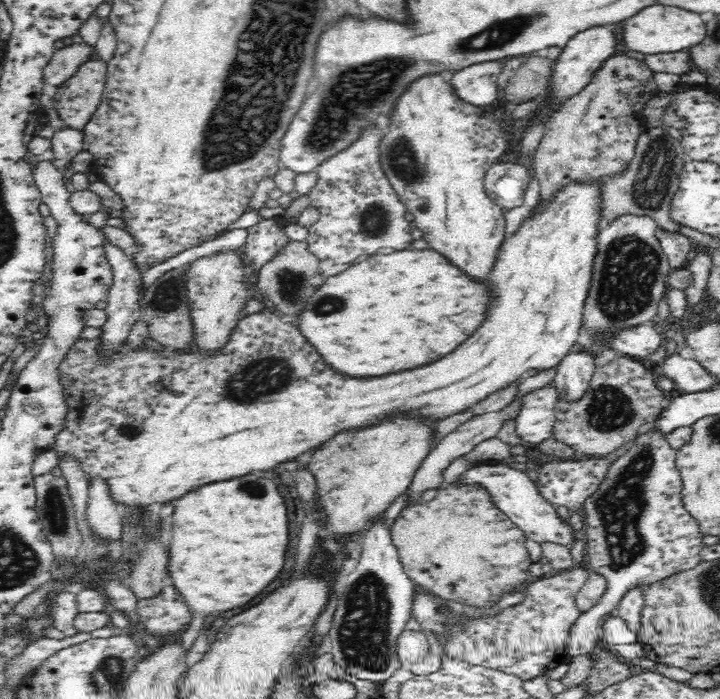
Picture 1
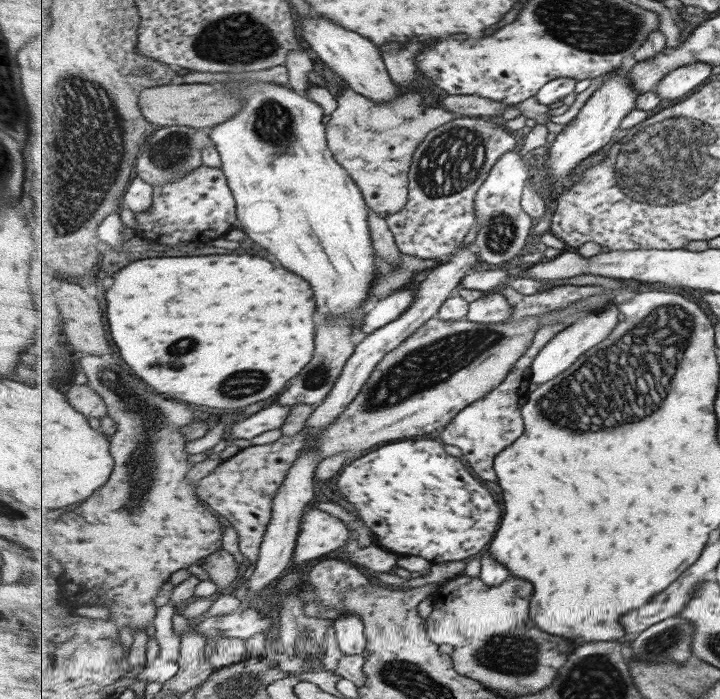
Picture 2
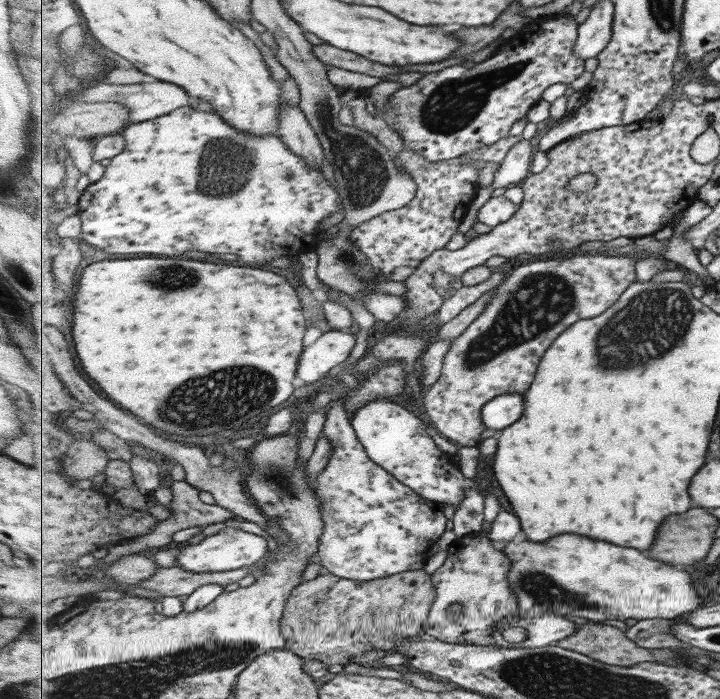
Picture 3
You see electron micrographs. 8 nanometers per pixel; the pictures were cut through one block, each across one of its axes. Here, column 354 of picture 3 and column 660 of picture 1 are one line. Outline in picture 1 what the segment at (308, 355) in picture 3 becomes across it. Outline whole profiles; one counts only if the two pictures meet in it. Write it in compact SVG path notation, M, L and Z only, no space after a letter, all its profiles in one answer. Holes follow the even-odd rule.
M645 323L628 330L620 330L610 340L610 345L616 352L640 362L664 346L664 336L654 329L653 323Z

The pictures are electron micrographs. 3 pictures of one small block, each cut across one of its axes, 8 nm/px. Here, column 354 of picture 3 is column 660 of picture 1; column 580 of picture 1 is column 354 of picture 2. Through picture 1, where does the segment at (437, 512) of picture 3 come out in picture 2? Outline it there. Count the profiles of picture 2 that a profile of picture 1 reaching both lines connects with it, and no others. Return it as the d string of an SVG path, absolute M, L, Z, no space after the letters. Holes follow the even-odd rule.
M341 615L334 621L339 648L345 655L366 652L367 635L364 620L359 615Z

